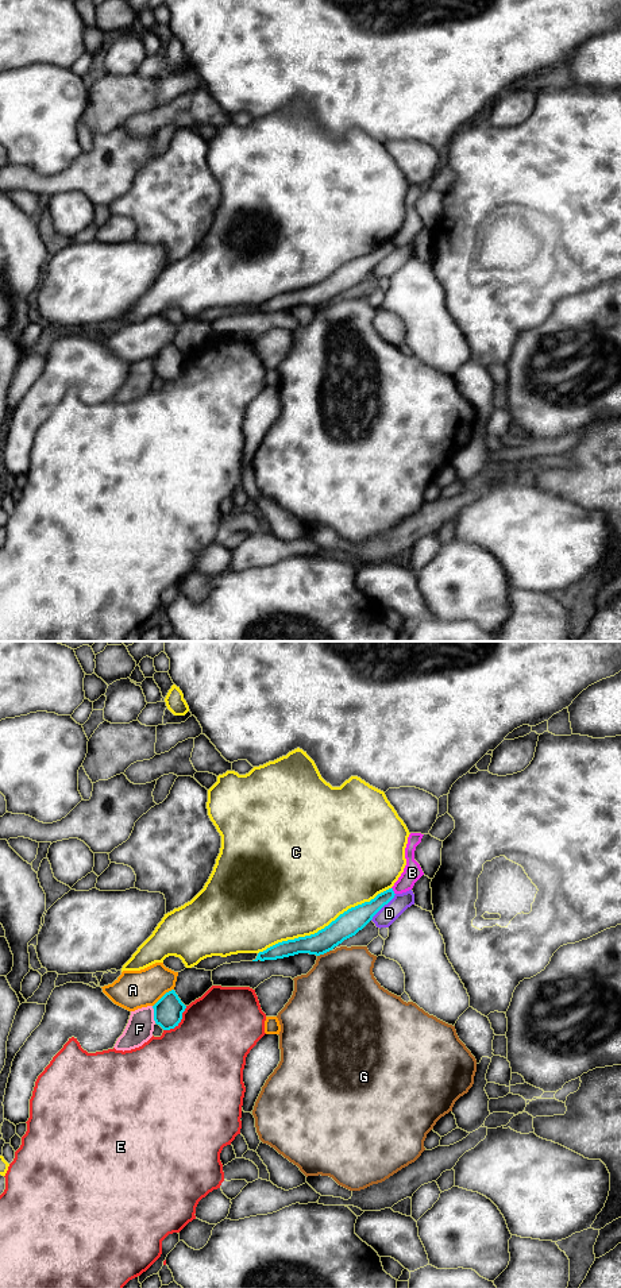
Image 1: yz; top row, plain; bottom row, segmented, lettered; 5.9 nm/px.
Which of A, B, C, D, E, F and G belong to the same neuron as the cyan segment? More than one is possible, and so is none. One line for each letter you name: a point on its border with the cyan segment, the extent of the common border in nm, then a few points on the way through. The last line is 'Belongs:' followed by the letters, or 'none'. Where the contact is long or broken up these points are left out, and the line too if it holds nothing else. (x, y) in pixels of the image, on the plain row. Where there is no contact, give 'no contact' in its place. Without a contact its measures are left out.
Belongs: none

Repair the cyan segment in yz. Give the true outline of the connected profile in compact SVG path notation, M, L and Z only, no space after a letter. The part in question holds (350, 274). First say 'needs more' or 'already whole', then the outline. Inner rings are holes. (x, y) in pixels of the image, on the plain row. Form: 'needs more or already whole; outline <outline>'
already whole; outline M389 240L370 254L348 261L317 285L278 294L259 304L252 313L277 312L298 305L324 306L362 282L394 247L393 240Z

